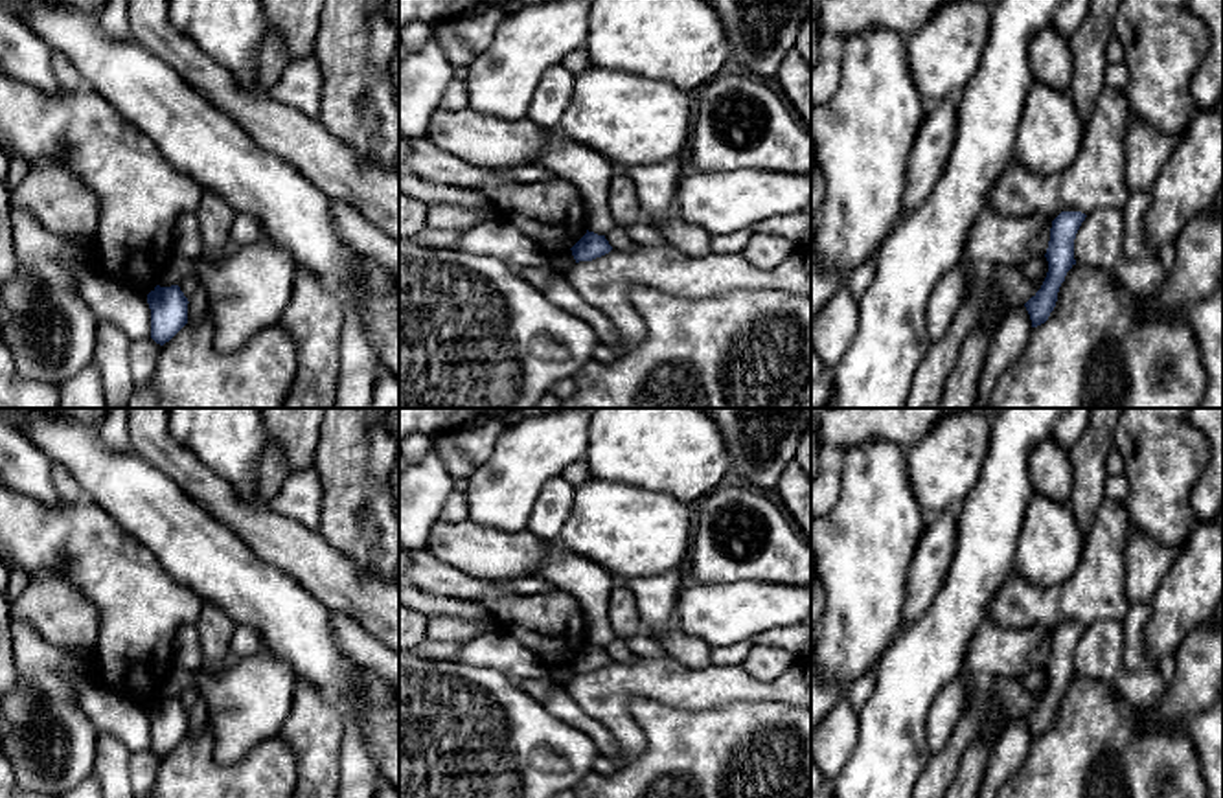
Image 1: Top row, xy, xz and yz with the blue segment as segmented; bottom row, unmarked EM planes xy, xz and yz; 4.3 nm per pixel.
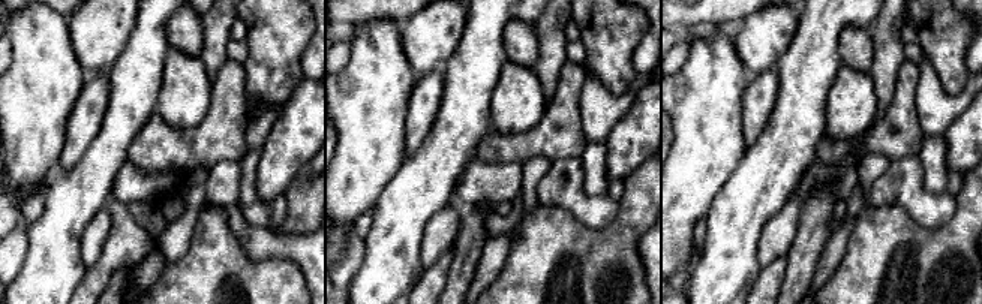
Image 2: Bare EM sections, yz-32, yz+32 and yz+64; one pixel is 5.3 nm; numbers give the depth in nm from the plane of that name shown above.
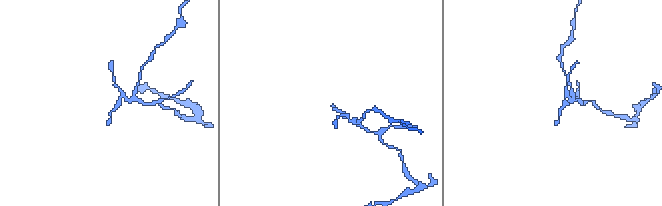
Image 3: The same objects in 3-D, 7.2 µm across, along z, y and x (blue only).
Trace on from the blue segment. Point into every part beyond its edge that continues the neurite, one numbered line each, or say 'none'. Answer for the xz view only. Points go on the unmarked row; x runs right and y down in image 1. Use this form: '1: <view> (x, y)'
none

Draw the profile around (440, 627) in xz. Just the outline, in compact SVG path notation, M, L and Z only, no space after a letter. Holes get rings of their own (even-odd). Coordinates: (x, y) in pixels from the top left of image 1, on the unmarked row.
M434 616L427 621L427 640L430 642L467 642L486 631L498 631L498 623L493 618L474 621L456 616Z

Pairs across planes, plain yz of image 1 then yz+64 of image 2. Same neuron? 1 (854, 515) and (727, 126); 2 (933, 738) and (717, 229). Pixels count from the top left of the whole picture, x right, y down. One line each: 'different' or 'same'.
1: same
2: different

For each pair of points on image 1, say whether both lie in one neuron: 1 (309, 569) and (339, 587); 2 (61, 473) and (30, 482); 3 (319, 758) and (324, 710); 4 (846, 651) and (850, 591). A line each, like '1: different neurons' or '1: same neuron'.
1: same neuron
2: different neurons
3: same neuron
4: same neuron

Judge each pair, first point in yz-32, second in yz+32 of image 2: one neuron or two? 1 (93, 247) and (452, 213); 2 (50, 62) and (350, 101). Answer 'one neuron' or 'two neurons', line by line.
1: one neuron
2: one neuron

